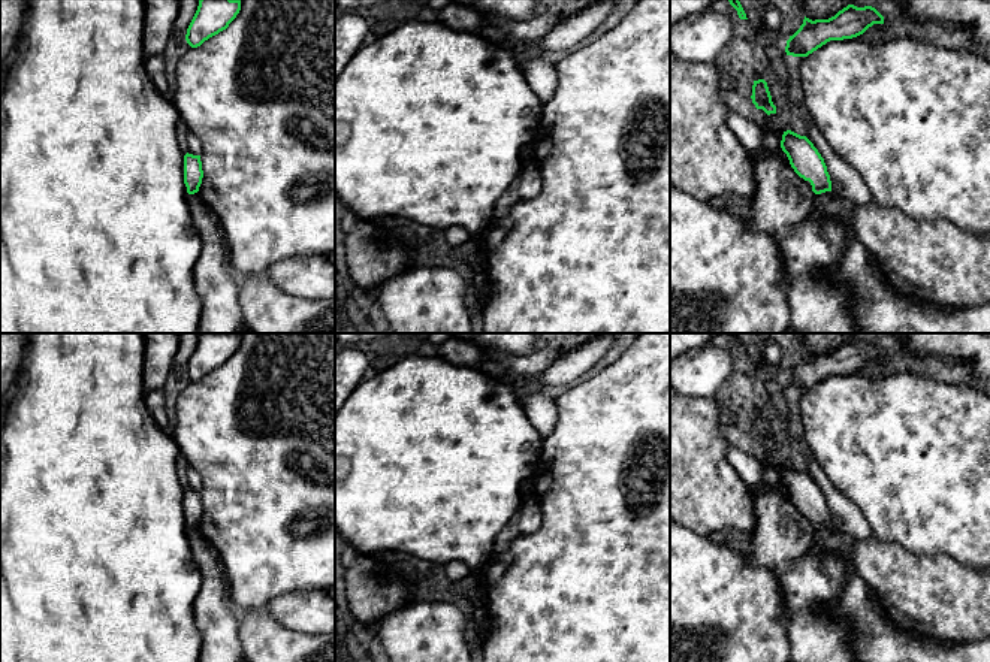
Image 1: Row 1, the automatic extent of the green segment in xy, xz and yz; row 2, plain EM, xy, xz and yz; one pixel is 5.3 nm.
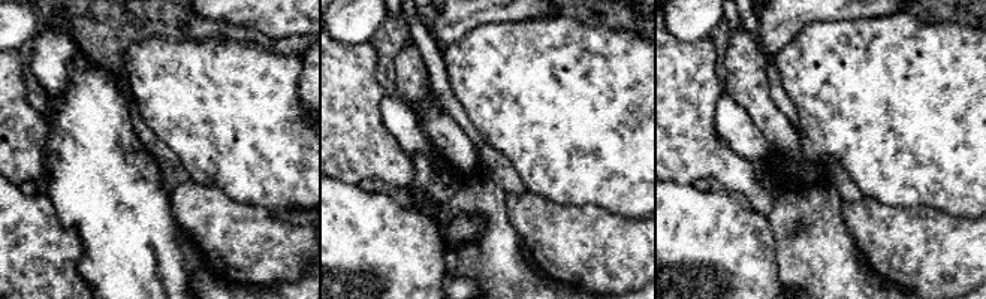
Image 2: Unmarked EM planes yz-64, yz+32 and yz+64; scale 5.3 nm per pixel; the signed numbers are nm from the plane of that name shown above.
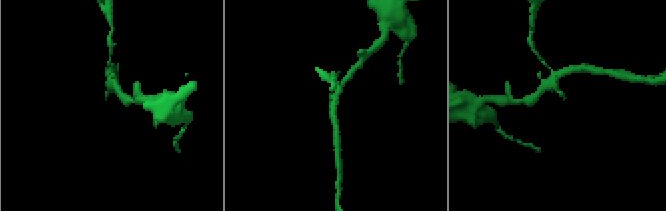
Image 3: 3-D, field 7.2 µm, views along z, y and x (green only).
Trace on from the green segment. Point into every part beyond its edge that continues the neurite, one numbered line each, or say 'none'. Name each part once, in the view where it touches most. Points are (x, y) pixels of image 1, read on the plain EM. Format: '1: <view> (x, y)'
none

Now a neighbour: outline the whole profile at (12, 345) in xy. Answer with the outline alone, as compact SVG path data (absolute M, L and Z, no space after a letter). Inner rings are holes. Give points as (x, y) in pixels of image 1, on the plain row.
M0 333L0 408L13 392L27 344L28 333Z

